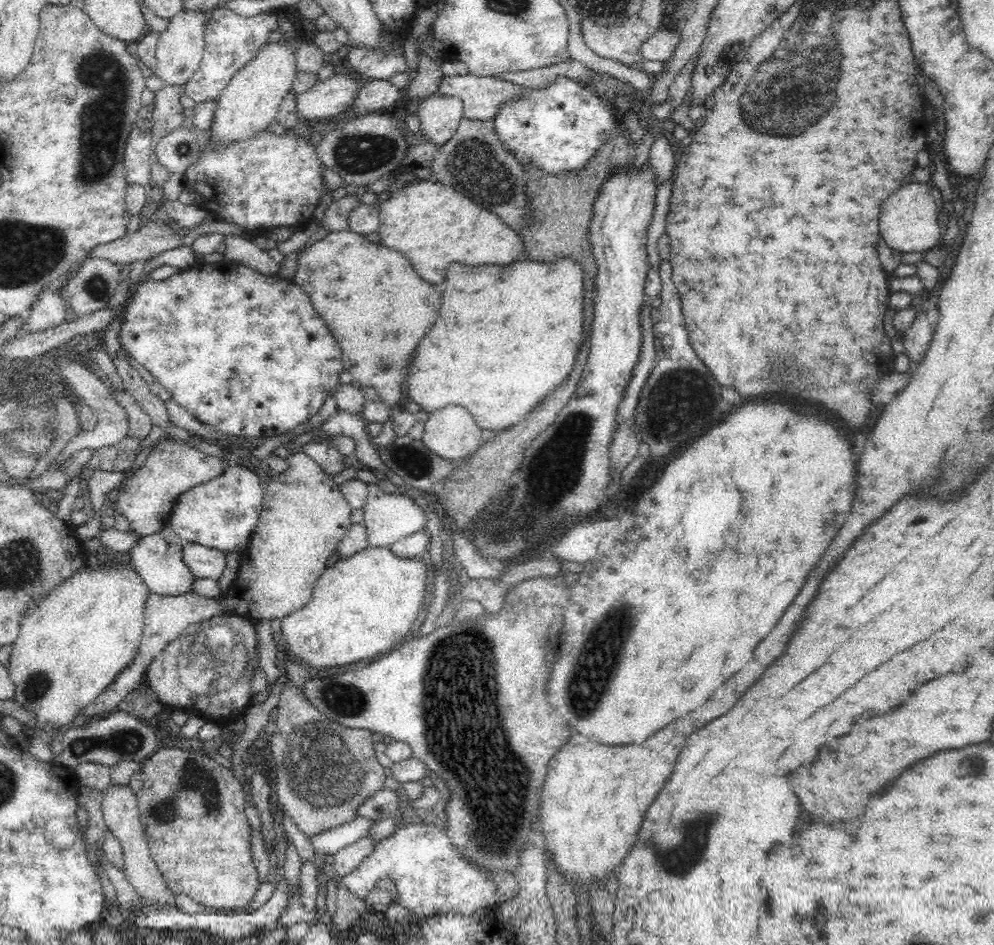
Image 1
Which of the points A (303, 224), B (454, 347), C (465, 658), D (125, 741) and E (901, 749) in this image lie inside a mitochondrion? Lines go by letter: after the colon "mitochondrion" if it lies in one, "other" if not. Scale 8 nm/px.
A: other
B: other
C: mitochondrion
D: mitochondrion
E: other

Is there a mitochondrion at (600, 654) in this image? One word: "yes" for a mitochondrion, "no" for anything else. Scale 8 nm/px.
yes

